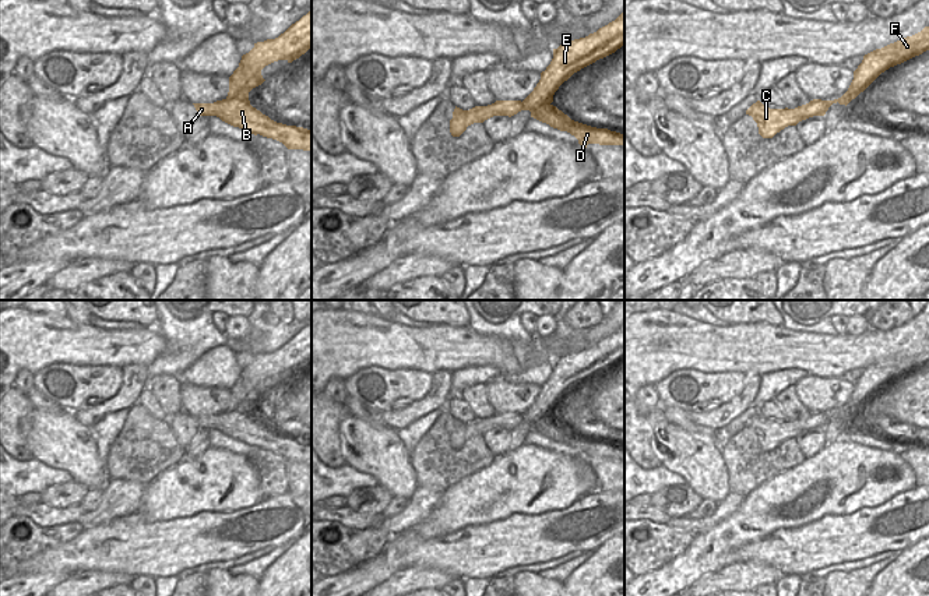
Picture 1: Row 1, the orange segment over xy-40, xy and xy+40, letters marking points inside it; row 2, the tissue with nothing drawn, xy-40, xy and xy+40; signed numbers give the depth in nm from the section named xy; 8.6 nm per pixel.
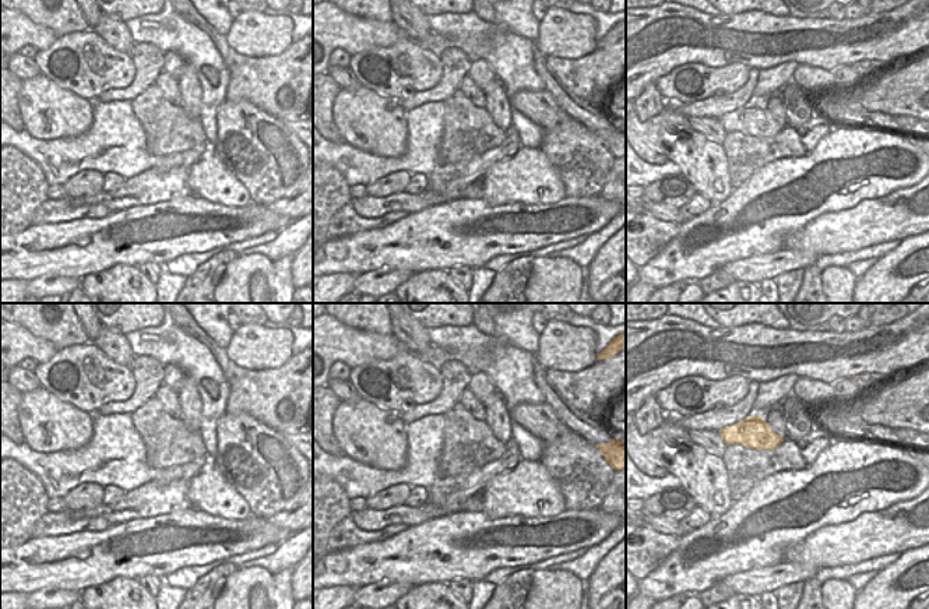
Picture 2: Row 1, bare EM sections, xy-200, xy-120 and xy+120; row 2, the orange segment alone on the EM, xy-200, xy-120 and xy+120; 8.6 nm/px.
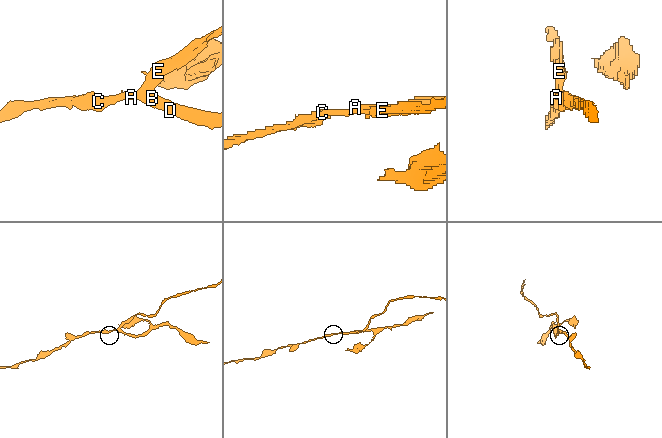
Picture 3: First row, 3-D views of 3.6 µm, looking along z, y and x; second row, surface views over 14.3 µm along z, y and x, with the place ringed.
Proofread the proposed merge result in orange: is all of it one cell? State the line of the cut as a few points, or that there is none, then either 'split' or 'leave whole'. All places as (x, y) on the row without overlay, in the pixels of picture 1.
cut in xy-40 along (247, 409), (225, 412); split

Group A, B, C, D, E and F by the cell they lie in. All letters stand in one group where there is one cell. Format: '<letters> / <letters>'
A B C D / E F

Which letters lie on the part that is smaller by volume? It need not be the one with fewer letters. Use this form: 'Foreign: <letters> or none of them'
Foreign: E, F

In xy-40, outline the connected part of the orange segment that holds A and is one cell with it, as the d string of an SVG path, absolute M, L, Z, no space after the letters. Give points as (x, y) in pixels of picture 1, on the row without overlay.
M249 410L222 412L214 416L193 416L198 429L217 429L222 434L282 455L288 462L312 463L312 444L271 433L250 417Z

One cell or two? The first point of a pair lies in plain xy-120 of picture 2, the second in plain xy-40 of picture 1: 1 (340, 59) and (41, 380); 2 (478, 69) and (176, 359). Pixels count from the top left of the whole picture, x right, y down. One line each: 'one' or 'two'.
1: two
2: two

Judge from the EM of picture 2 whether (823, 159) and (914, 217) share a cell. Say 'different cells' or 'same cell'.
different cells

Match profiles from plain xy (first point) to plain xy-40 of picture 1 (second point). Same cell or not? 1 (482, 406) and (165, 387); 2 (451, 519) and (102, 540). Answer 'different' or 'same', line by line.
1: same
2: different

